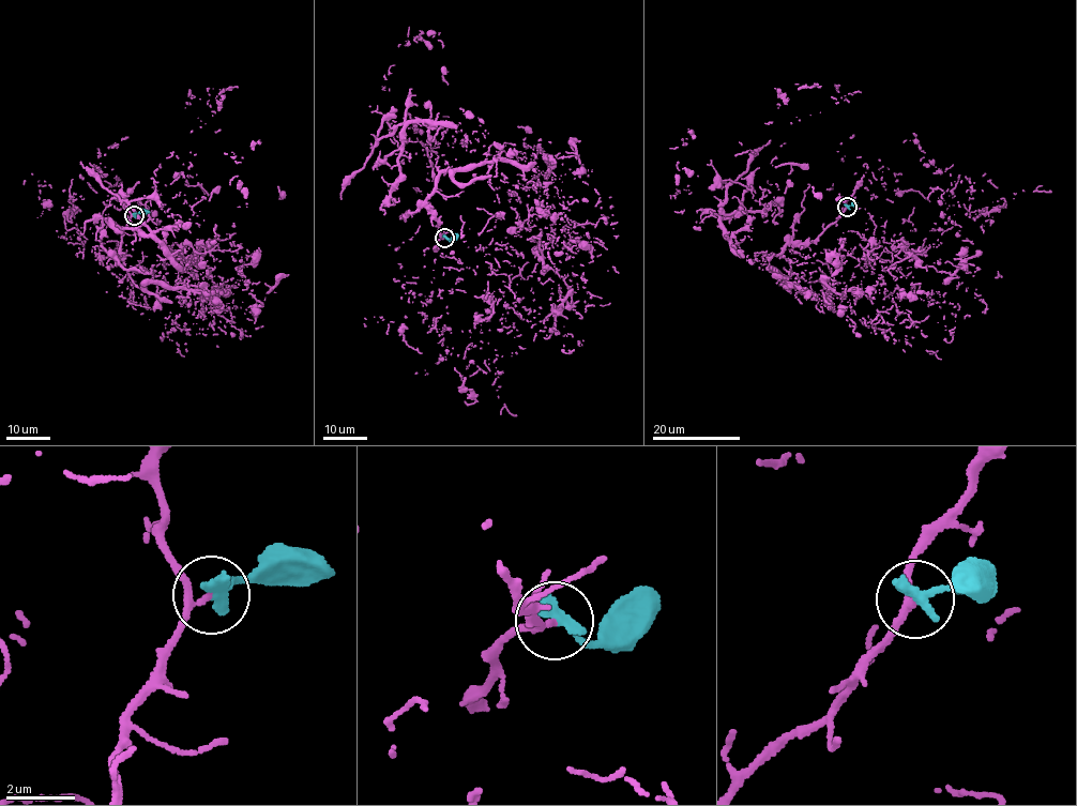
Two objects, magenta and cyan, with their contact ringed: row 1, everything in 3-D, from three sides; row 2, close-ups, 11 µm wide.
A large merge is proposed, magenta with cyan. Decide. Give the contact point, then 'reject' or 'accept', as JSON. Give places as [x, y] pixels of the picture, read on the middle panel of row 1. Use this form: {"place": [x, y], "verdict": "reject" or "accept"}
{"place": [444, 238], "verdict": "accept"}

